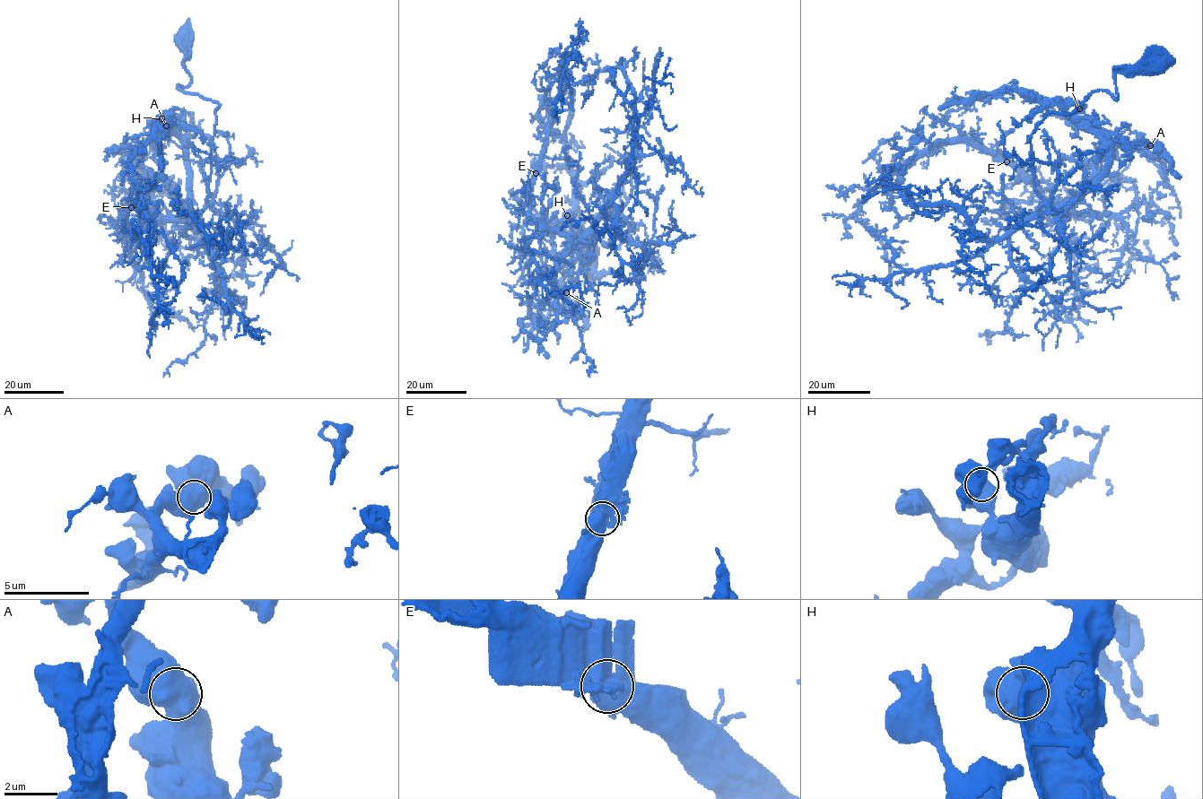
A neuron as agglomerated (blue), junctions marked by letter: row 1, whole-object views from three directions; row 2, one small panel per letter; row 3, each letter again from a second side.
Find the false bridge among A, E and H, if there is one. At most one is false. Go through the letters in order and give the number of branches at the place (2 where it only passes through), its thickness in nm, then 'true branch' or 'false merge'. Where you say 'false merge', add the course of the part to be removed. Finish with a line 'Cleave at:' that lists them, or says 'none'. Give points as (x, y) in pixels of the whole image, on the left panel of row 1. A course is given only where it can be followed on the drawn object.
A: 2 | 850 nm | true branch
E: 2 | 850 nm | true branch
H: 2 | 800 nm | true branch
Cleave at: none

